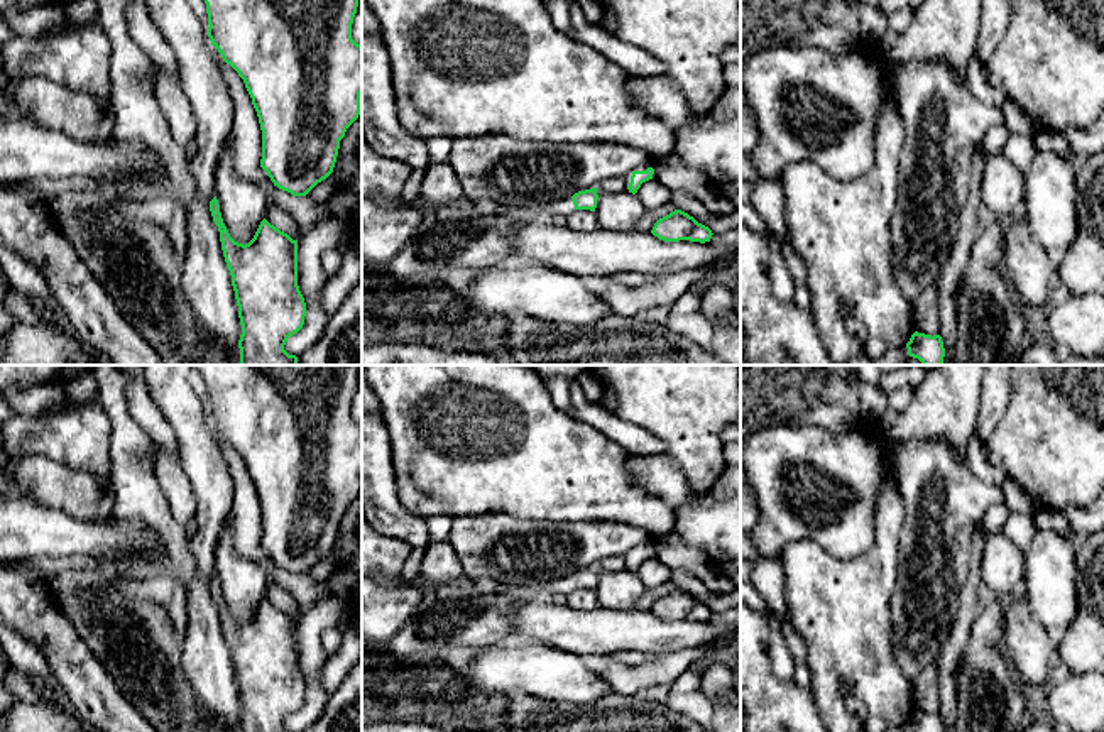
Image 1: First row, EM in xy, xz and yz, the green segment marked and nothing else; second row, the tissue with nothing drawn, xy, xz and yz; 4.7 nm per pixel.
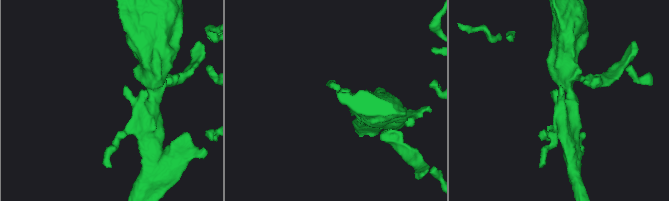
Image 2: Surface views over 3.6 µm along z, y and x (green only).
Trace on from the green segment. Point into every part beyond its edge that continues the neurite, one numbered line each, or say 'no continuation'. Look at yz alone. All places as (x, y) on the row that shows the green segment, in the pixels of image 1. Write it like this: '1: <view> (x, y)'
no continuation

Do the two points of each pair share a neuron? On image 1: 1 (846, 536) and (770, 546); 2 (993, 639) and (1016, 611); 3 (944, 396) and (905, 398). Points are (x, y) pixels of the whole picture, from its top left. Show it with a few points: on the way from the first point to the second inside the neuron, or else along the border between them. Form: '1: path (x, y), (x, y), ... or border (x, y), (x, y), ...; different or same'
1: path (852, 484), (812, 458), (785, 457), (775, 494); same
2: border (1003, 609), (1005, 643); different
3: border (915, 389), (913, 399), (905, 408), (890, 408); different

